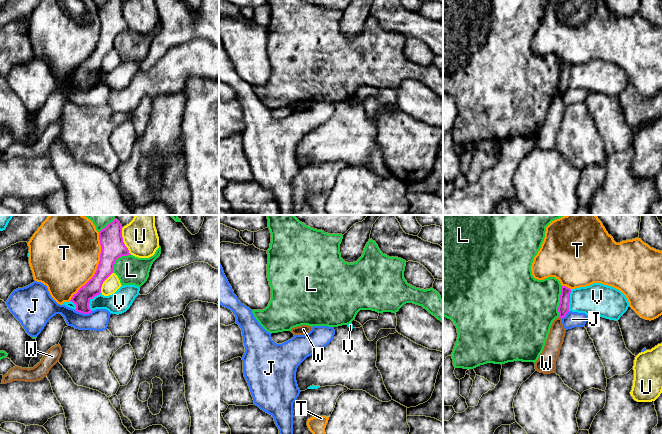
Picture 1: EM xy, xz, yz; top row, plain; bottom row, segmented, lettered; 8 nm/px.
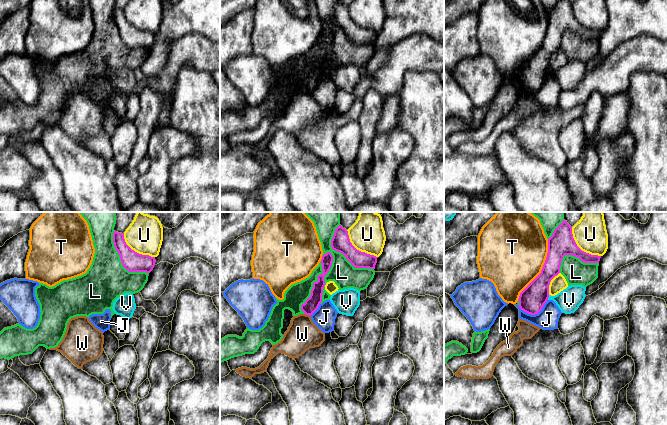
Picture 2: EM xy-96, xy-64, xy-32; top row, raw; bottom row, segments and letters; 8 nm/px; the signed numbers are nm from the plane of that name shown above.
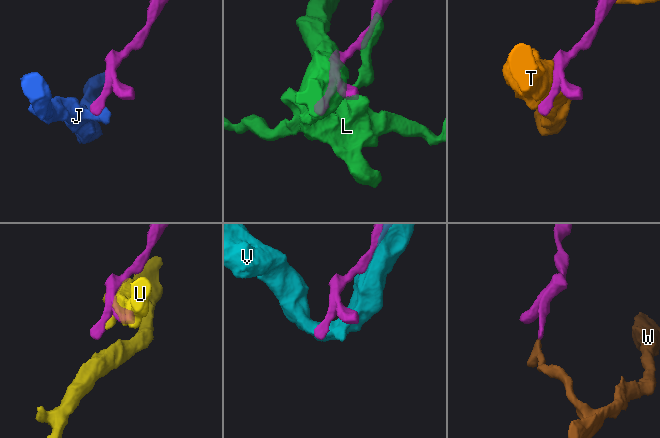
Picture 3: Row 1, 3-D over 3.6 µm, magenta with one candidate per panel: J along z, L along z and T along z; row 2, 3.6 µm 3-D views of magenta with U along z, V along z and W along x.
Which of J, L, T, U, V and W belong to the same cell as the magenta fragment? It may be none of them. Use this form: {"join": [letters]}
{"join": []}

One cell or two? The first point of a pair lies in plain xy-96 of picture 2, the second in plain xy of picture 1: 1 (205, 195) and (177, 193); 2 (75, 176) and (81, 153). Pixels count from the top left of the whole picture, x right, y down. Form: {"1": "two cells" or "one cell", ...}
{"1": "two cells", "2": "two cells"}

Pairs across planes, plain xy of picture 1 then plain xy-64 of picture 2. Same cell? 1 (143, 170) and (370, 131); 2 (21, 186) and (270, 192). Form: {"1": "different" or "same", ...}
{"1": "same", "2": "different"}

